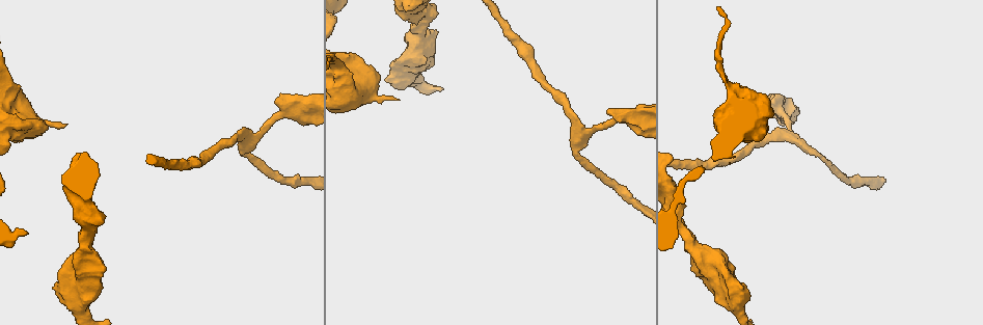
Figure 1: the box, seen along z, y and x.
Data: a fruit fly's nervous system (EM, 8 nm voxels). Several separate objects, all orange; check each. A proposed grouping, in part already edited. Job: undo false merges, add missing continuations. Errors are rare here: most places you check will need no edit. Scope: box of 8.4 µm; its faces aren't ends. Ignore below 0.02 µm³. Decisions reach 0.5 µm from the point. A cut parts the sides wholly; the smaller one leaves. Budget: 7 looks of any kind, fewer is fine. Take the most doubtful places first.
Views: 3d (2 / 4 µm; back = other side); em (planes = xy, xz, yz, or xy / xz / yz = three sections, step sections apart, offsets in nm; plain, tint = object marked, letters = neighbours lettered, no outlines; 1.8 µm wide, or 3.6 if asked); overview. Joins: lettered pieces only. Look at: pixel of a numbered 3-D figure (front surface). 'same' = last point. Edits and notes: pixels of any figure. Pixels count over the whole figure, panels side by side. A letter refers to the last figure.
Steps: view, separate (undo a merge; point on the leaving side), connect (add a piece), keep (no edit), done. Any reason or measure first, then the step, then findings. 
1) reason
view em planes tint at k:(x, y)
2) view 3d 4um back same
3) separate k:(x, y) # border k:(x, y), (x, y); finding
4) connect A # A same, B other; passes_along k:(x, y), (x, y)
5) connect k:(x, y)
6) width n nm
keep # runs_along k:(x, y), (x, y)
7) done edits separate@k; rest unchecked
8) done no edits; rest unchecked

thin end
view em xz step 4 tint at 1:(396, 98)

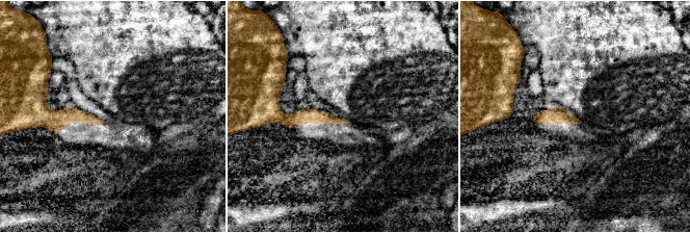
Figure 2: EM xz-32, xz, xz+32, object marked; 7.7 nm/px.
see the neighbours
view em xz step 4 letters same

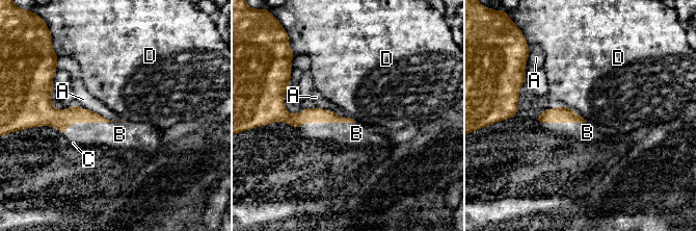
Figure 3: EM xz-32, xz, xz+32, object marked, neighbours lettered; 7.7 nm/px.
connect B # A other, B same, C other, D other; it goes on there

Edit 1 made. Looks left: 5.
thick turns thin
view 3d 4um at 1:(82, 234)

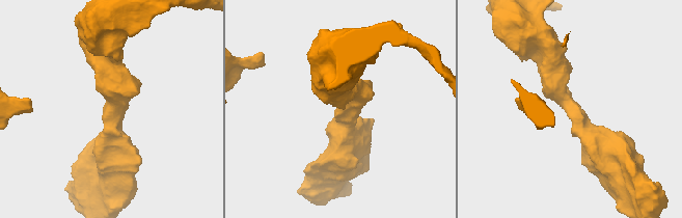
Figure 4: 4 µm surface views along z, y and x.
arm_widths 440, 460 nm; need the tissue
view em xz step 16 tint at 4:(344, 111)

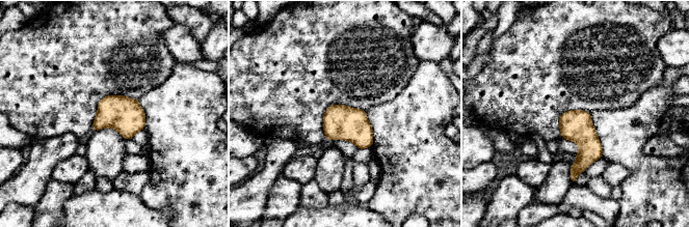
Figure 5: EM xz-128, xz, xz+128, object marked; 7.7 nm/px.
view em planes letters same

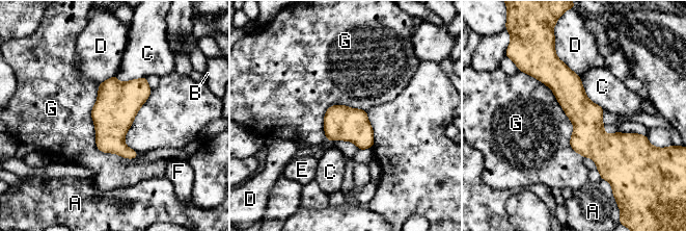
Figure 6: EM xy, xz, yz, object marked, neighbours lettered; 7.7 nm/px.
longest_contact G 650 nm
keep # A other, B other, C other, D other, E other, F other, G other; runs_along 6:(533, 74), (606, 139), (636, 138); all the same neuron

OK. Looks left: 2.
sudden change in width
view em planes letters at 1:(793, 135)

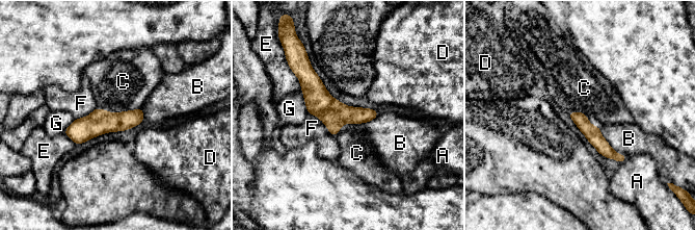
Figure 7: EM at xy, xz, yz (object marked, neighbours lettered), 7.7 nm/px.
keep # A other, B other, C other, D other, E other, F other, G other; border 7:(141, 107), (135, 110), (115, 112); one neuron here

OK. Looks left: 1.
done edits connect@3; rest unchecked

